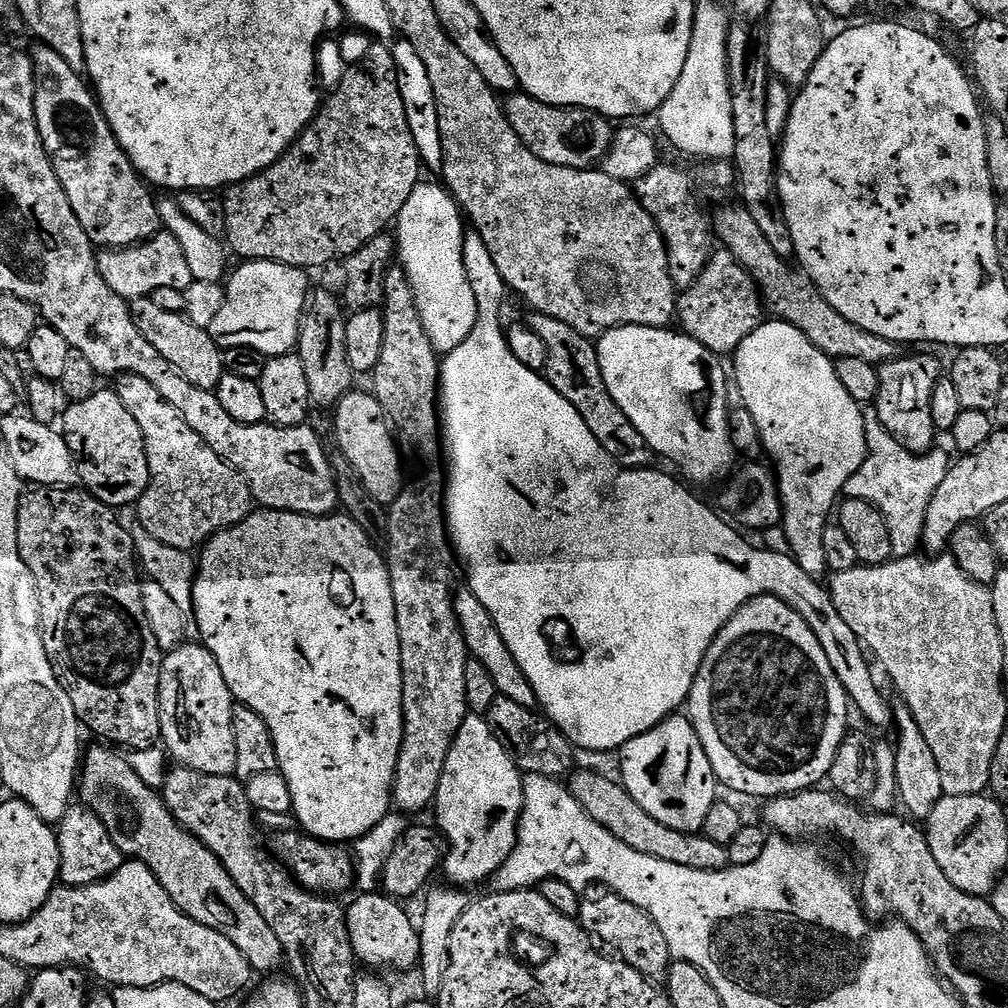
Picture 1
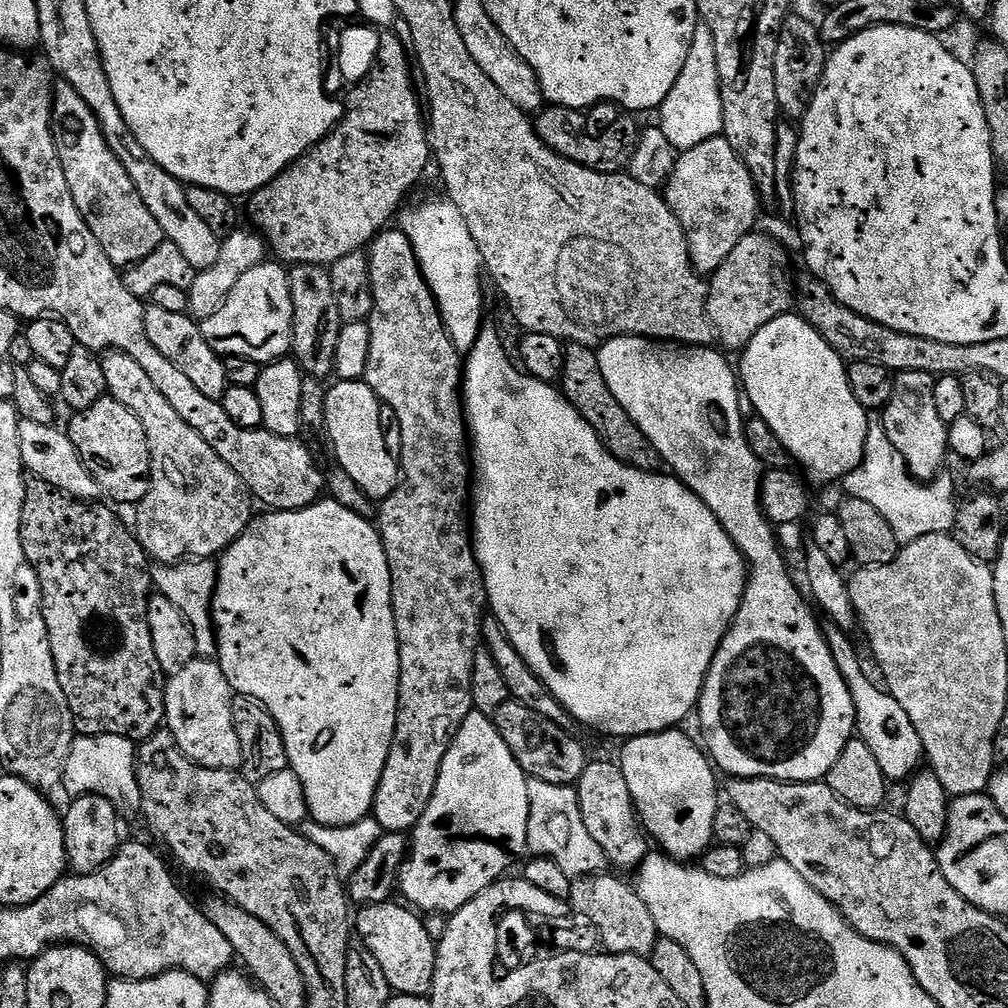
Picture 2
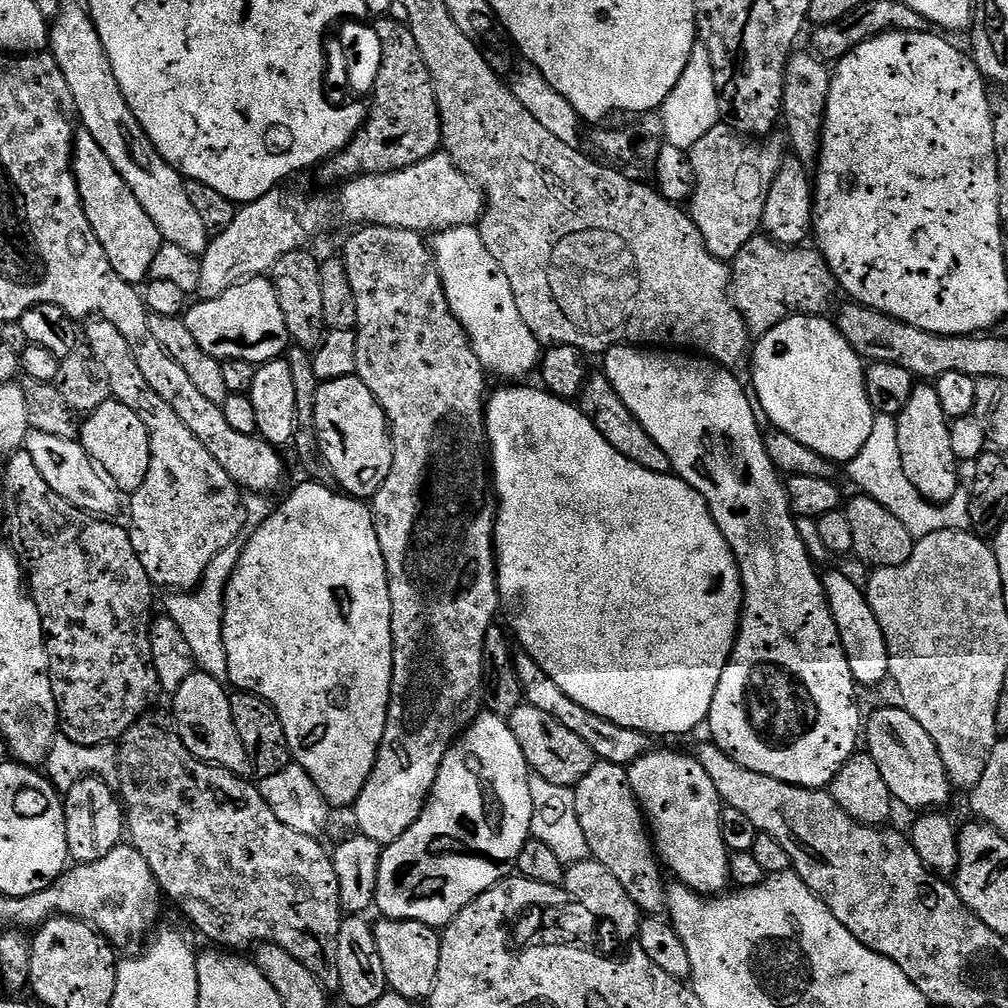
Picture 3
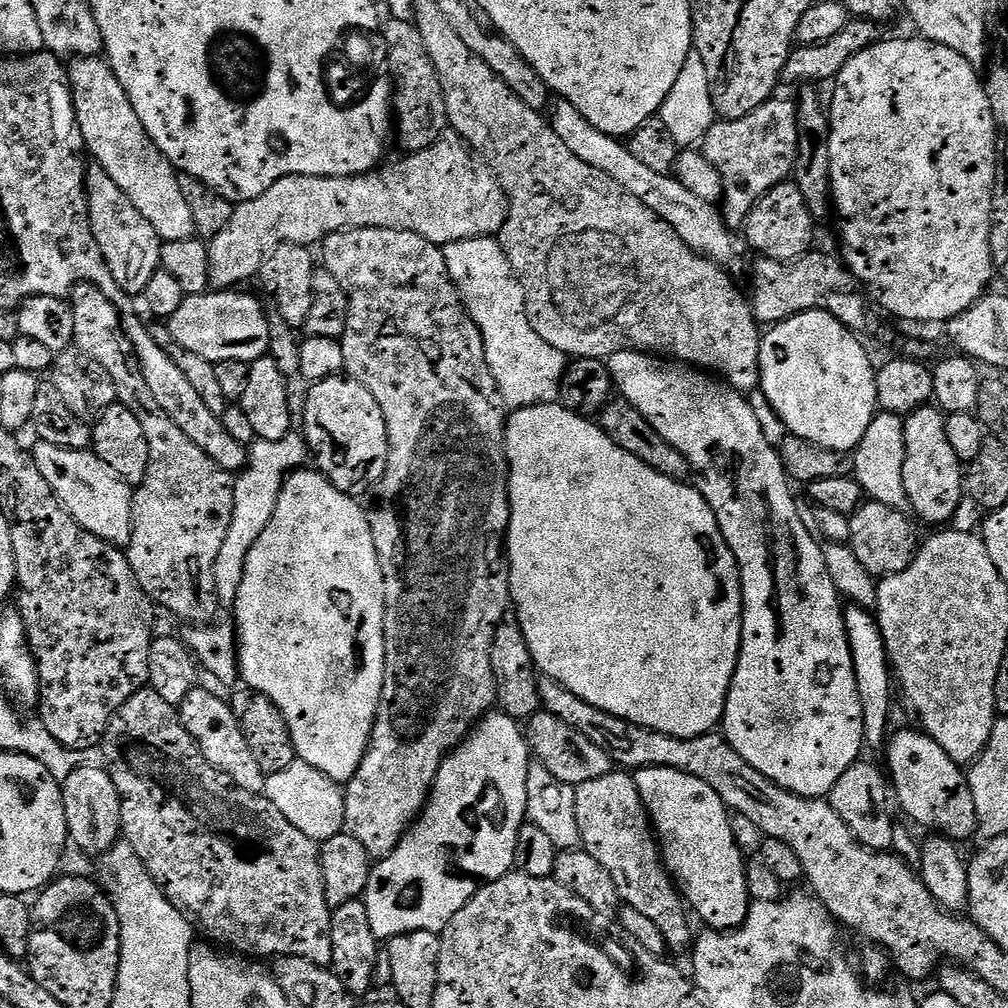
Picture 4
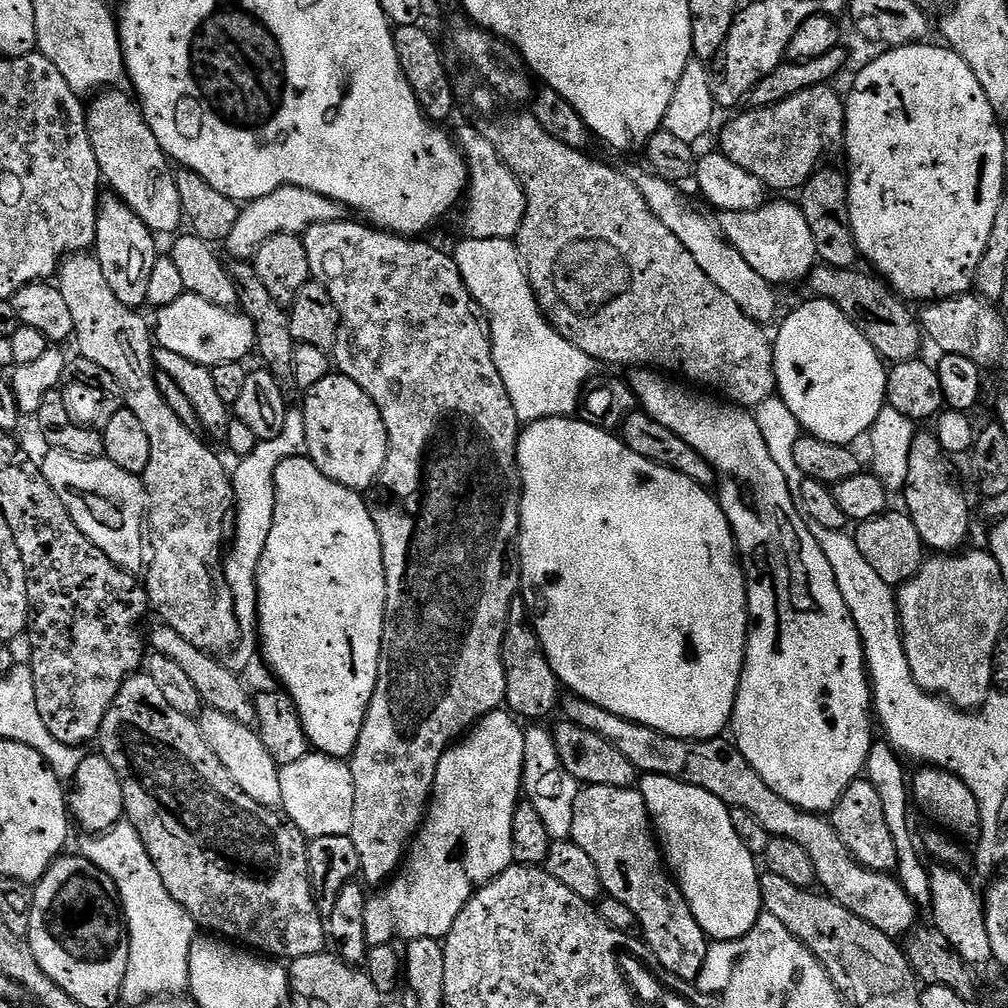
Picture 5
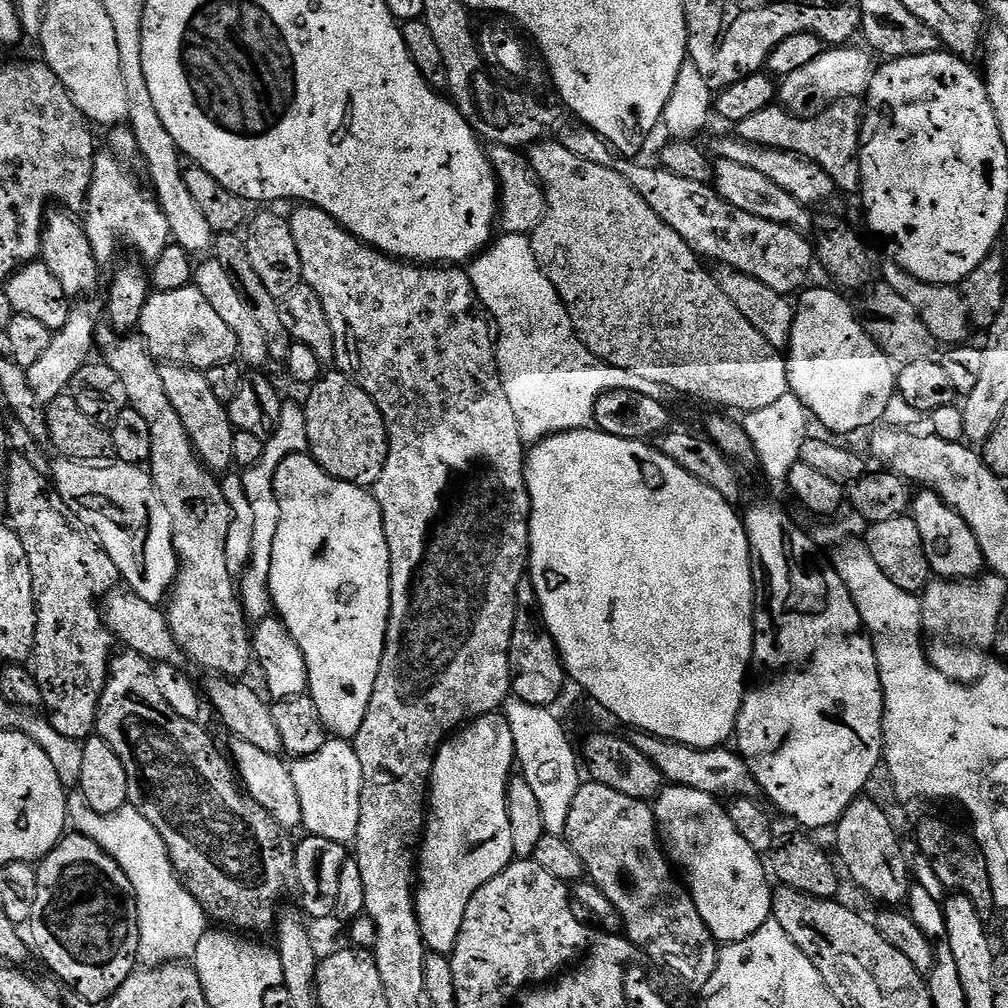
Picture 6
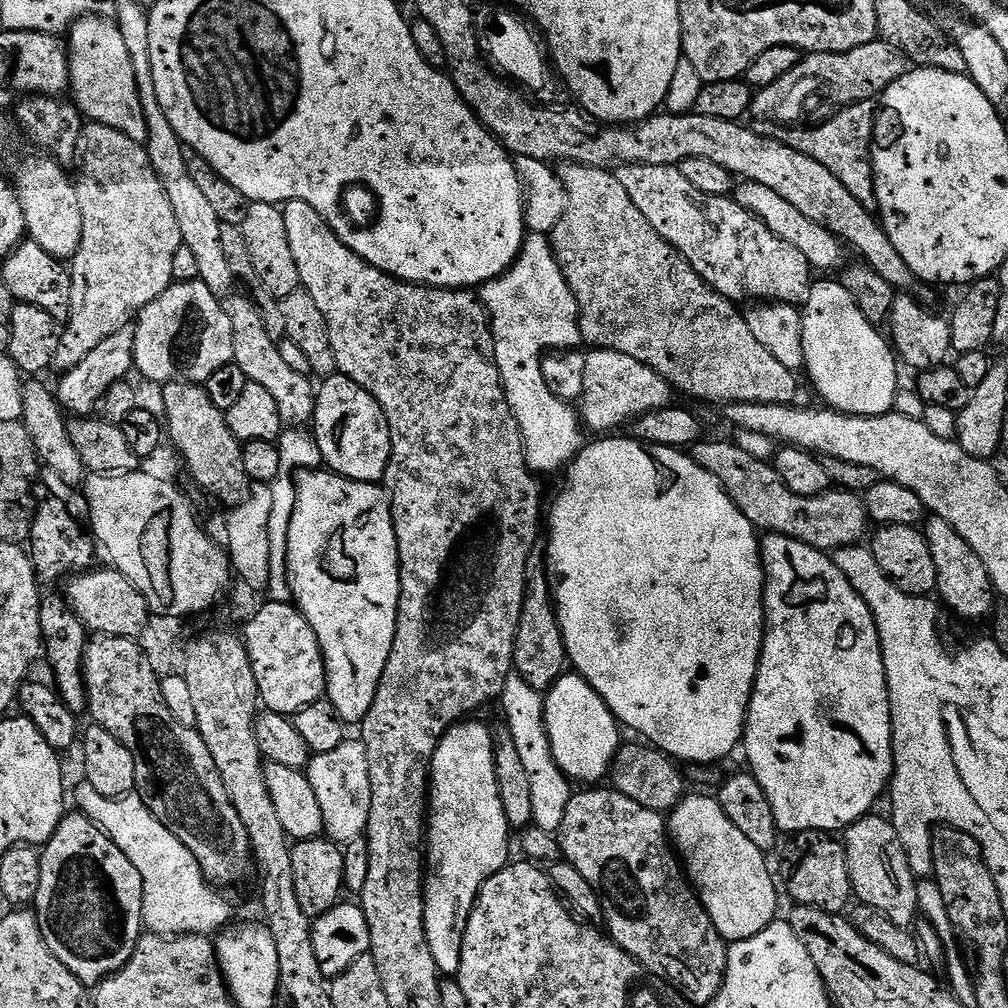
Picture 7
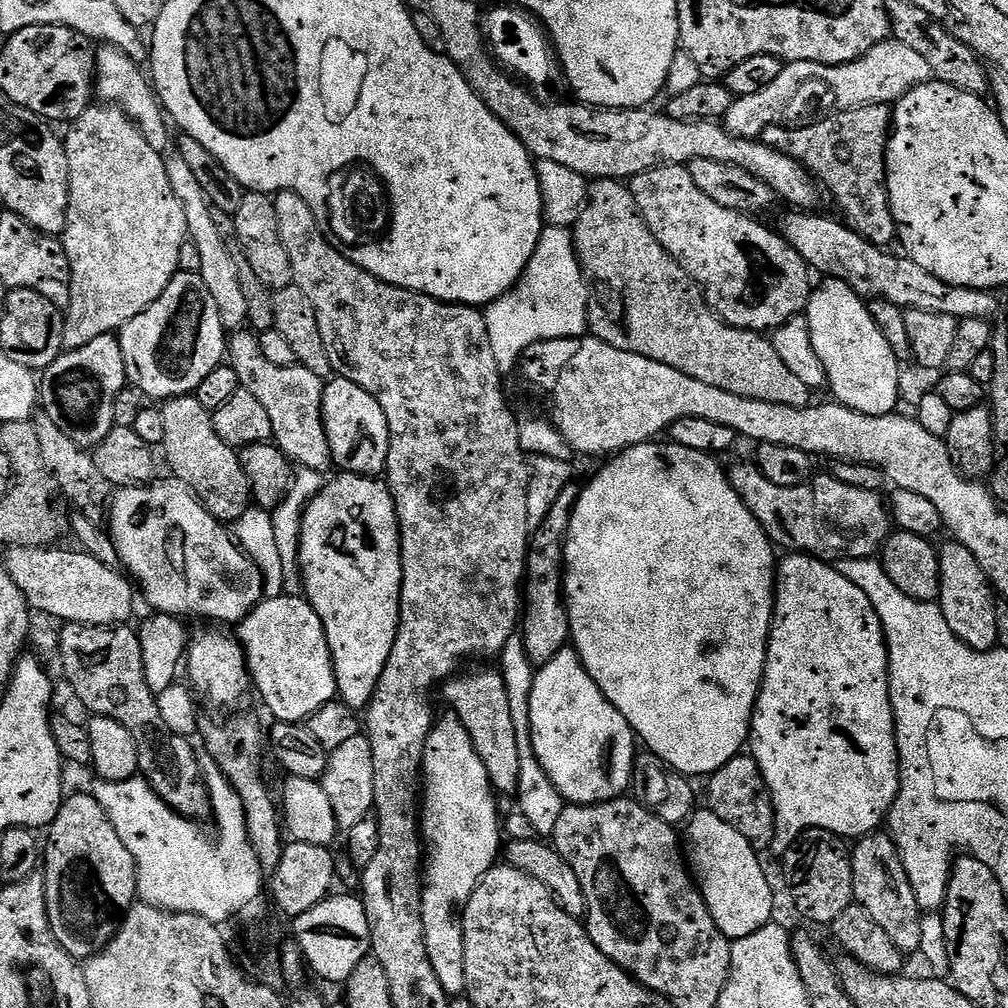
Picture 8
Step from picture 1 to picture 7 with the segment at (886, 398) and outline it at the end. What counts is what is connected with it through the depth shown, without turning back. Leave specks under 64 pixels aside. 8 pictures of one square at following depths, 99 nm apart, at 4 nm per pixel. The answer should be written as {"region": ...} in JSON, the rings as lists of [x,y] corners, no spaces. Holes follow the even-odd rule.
{"region":[[[932,516],[923,525],[922,531],[930,546],[930,555],[934,557],[936,592],[942,604],[944,599],[945,606],[960,620],[987,621],[998,597],[990,582],[990,574],[986,574],[986,566],[982,566],[978,554],[974,554],[974,550],[966,546],[962,534],[958,534],[958,530],[954,530],[954,526],[942,518]]]}

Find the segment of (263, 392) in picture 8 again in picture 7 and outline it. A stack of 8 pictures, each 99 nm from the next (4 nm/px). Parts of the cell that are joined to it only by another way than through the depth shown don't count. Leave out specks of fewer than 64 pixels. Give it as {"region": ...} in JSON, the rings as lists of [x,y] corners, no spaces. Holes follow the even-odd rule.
{"region":[[[232,294],[223,301],[226,314],[230,318],[230,330],[234,334],[234,354],[232,363],[246,374],[248,383],[263,386],[274,398],[278,406],[281,421],[288,426],[308,426],[312,424],[312,416],[316,412],[317,389],[312,388],[313,381],[308,376],[298,374],[282,358],[277,341],[266,334],[266,326],[262,322],[262,314],[257,310],[255,302],[247,295]]]}

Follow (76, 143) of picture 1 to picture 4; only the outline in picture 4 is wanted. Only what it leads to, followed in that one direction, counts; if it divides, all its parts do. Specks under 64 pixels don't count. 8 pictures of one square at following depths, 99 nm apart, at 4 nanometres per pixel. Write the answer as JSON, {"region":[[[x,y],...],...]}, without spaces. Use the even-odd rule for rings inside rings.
{"region":[[[95,162],[87,165],[84,173],[84,189],[88,191],[88,217],[94,234],[94,242],[98,242],[98,250],[102,250],[102,258],[106,258],[106,266],[110,266],[110,274],[114,274],[114,282],[129,296],[139,297],[145,290],[150,278],[160,270],[159,234],[142,218],[134,202],[122,194],[122,189]]]}

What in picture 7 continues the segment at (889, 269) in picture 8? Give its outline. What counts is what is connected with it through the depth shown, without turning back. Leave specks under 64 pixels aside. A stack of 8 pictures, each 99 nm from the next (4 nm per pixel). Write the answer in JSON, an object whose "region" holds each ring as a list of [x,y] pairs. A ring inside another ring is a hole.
{"region":[[[746,180],[735,185],[734,199],[738,202],[738,206],[742,206],[750,214],[754,214],[759,220],[764,221],[765,226],[775,236],[782,238],[782,242],[790,242],[790,246],[794,246],[794,250],[800,251],[806,257],[808,265],[817,273],[831,273],[828,272],[831,268],[839,269],[845,263],[846,248],[842,241],[834,234],[830,234],[830,230],[826,230],[826,226],[818,226],[818,222],[806,218],[806,214],[800,213],[791,202],[786,202],[786,198],[781,198],[774,190],[753,180]]]}

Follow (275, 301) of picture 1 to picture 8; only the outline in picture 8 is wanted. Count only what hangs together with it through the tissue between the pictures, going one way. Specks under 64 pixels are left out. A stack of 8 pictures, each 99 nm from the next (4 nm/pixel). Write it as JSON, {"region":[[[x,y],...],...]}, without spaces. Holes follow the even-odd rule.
{"region":[[[177,272],[163,294],[146,311],[138,314],[138,318],[120,329],[118,339],[126,362],[128,384],[147,399],[149,396],[152,399],[149,401],[152,402],[163,402],[172,400],[175,396],[195,393],[196,388],[202,386],[202,381],[210,374],[210,370],[226,360],[226,329],[218,307],[214,304],[213,295],[206,290],[206,284],[199,272]]]}

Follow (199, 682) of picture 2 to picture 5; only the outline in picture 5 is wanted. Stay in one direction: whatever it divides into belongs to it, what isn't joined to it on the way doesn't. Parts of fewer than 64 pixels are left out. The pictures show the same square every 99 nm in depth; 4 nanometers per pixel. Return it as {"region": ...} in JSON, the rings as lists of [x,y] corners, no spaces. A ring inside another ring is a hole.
{"region":[[[204,708],[199,713],[198,723],[202,730],[202,738],[218,754],[218,762],[226,766],[226,774],[234,778],[234,782],[242,790],[242,794],[250,794],[254,802],[267,808],[279,809],[282,805],[282,782],[280,781],[280,765],[270,758],[270,750],[262,746],[259,735],[249,725],[238,722],[222,710]]]}

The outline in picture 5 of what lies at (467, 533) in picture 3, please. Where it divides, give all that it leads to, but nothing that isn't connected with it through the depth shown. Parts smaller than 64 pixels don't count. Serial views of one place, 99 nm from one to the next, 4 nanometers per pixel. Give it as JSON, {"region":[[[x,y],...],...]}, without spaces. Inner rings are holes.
{"region":[[[345,218],[343,220],[335,220],[334,222],[318,222],[317,224],[311,224],[307,230],[302,233],[302,239],[306,246],[306,258],[310,258],[310,270],[312,271],[311,279],[318,280],[321,284],[326,286],[330,298],[334,298],[334,302],[340,311],[340,329],[338,330],[338,338],[336,339],[336,347],[334,349],[335,367],[338,369],[339,375],[350,378],[354,382],[358,382],[358,386],[362,386],[362,390],[366,390],[366,394],[370,394],[374,406],[378,406],[378,410],[382,414],[382,422],[388,431],[388,457],[384,463],[384,469],[380,471],[380,476],[377,478],[374,487],[371,489],[370,495],[367,497],[370,518],[374,518],[374,526],[378,526],[378,538],[382,542],[382,562],[384,563],[384,569],[386,570],[384,633],[380,639],[378,682],[374,686],[372,701],[366,710],[366,718],[362,722],[362,734],[358,734],[356,749],[354,749],[350,757],[350,767],[352,769],[352,777],[354,778],[354,822],[352,823],[350,835],[354,842],[354,847],[358,850],[360,876],[362,877],[363,883],[368,886],[371,886],[371,884],[380,886],[396,875],[400,865],[404,862],[404,857],[416,833],[419,832],[421,824],[424,823],[424,817],[428,810],[428,801],[432,799],[432,787],[434,786],[436,771],[438,770],[438,762],[442,758],[442,754],[448,751],[453,742],[459,741],[469,729],[482,719],[482,717],[497,711],[497,709],[504,704],[504,695],[506,694],[504,635],[506,634],[506,622],[508,621],[508,607],[512,600],[517,599],[520,591],[520,569],[517,561],[514,559],[514,545],[517,543],[520,534],[520,493],[522,489],[520,487],[520,467],[516,464],[516,447],[520,441],[522,422],[518,418],[518,414],[514,414],[514,402],[510,402],[510,394],[506,394],[506,386],[502,382],[502,374],[498,374],[498,366],[494,366],[492,337],[490,335],[490,329],[484,311],[480,308],[480,303],[478,303],[478,301],[470,294],[470,290],[466,286],[466,282],[458,270],[455,259],[453,259],[449,253],[447,256],[442,249],[435,248],[432,244],[427,244],[427,239],[398,236],[395,232],[382,232],[380,229],[373,228],[367,223],[357,222],[355,219],[352,219],[352,221],[351,219],[352,218]]]}

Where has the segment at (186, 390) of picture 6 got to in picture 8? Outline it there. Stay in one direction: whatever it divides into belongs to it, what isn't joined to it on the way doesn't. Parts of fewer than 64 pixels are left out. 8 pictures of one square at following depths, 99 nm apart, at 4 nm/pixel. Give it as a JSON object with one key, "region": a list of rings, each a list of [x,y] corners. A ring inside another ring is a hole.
{"region":[[[195,394],[175,396],[172,400],[163,401],[160,413],[162,423],[166,426],[162,451],[168,459],[168,468],[172,471],[169,473],[186,486],[190,486],[190,490],[215,520],[235,522],[242,518],[242,514],[246,514],[248,508],[253,507],[252,491],[248,485],[246,470],[242,470],[239,451],[222,442],[222,438],[218,438],[218,430],[214,430],[212,413],[206,410],[206,406],[202,406],[202,402],[198,402]]]}

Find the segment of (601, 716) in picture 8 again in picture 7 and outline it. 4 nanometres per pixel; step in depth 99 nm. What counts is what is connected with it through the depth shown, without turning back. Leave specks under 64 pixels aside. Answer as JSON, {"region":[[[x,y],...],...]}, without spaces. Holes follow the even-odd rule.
{"region":[[[565,674],[548,689],[544,698],[544,725],[550,738],[554,762],[580,786],[596,786],[612,771],[612,763],[622,743],[621,725],[606,702],[579,674]]]}

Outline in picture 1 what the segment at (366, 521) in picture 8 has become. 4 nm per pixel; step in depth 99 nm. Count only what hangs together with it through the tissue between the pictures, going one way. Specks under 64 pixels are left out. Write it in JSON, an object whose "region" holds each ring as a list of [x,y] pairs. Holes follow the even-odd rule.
{"region":[[[254,510],[242,522],[217,532],[203,545],[199,553],[201,556],[198,556],[196,581],[192,591],[192,616],[195,631],[196,628],[200,631],[199,643],[208,648],[210,654],[214,654],[214,662],[218,662],[222,678],[226,678],[226,686],[233,701],[250,706],[250,710],[254,710],[254,714],[258,714],[258,718],[270,726],[274,748],[278,750],[278,771],[286,778],[286,786],[290,786],[291,815],[307,835],[325,842],[355,842],[359,836],[374,830],[382,818],[389,816],[393,807],[392,783],[404,737],[402,654],[388,562],[385,553],[381,549],[379,552],[372,544],[375,544],[373,537],[368,536],[359,522],[347,514],[303,516],[297,512]]]}

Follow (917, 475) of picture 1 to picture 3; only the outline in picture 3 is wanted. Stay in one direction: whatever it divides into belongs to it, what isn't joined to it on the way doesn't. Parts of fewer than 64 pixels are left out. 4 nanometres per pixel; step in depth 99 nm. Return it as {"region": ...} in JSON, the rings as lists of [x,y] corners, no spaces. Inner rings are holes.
{"region":[[[876,415],[874,427],[869,438],[862,446],[862,450],[849,461],[846,471],[863,495],[868,495],[876,502],[885,506],[886,510],[894,514],[910,532],[914,540],[928,537],[930,534],[940,533],[942,530],[969,531],[972,519],[970,518],[971,486],[973,474],[977,472],[976,460],[966,460],[957,469],[959,486],[951,500],[945,504],[930,504],[923,499],[918,490],[910,485],[910,480],[902,467],[902,456],[899,453],[897,440],[897,424],[895,417],[890,415]]]}

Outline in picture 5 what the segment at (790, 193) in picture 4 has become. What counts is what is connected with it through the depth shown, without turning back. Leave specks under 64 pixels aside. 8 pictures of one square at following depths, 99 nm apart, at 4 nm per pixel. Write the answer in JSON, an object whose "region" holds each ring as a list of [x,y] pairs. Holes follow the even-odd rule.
{"region":[[[776,200],[749,212],[721,212],[718,227],[730,246],[734,246],[734,250],[738,250],[738,254],[742,254],[742,258],[746,258],[746,262],[773,286],[803,281],[817,267],[814,234],[810,234],[806,214],[802,214],[799,203]]]}

